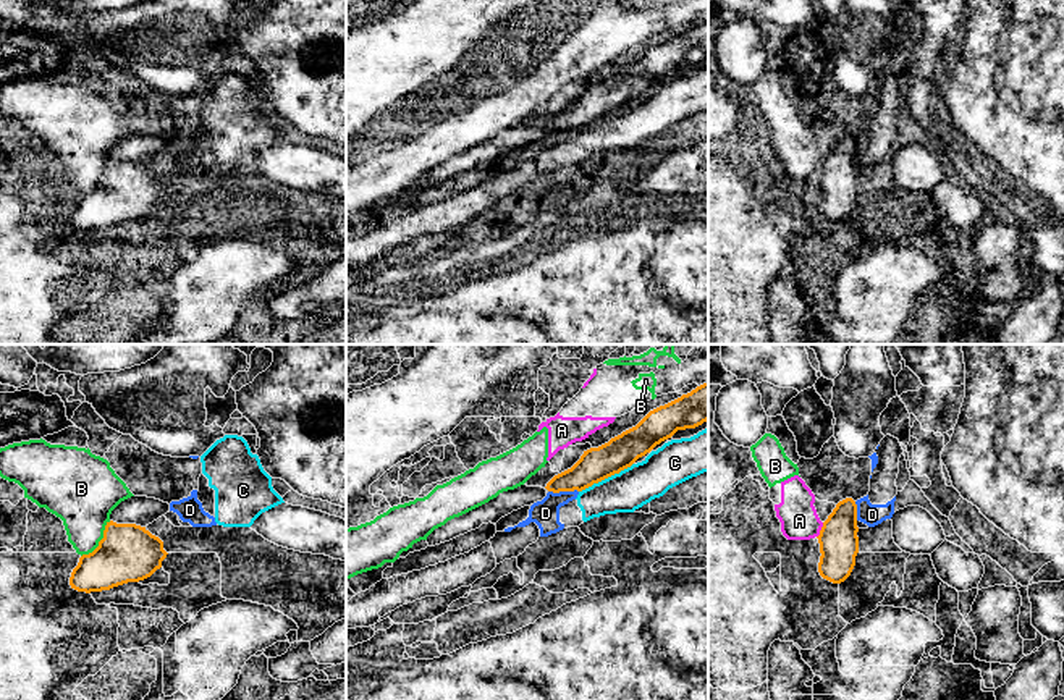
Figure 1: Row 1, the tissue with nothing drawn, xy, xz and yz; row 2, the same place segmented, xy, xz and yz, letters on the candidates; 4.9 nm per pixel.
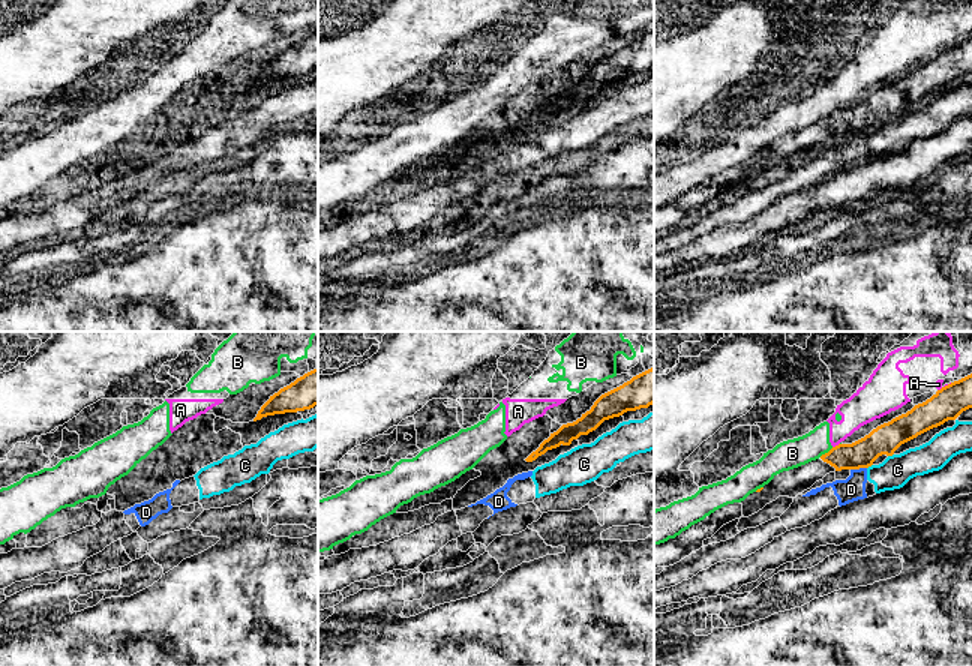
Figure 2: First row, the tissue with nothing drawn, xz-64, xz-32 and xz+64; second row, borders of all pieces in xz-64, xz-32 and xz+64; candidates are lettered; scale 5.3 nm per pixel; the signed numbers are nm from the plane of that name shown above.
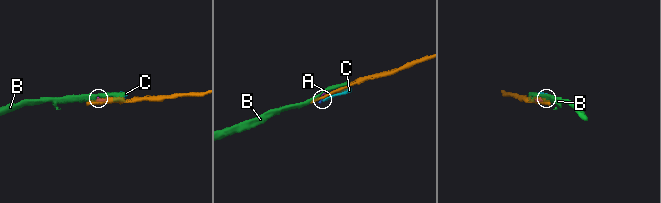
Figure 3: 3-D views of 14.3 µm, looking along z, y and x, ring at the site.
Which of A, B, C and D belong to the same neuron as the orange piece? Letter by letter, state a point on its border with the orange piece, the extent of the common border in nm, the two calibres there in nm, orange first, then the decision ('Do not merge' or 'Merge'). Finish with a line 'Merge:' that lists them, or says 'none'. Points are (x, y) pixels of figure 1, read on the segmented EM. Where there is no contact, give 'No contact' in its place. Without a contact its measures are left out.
A: Touches orange at yz (820, 531). Shared border 90 nm. Thickness 190 nm (orange) against 190 nm. Do not merge
B: Touches orange at xy (99, 542). Shared border 240 nm. Thickness 280 nm (orange) against 320 nm. Do not merge
C: Touches orange at xz (605, 477). Shared border 300 nm. Thickness 170 nm (orange) against 200 nm. Do not merge
D: Touches orange at xz (563, 490). Shared border 150 nm. Thickness 170 nm (orange) against 140 nm. Do not merge
Merge: none

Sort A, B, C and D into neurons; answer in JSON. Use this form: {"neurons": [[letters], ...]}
{"neurons": [["A", "B"], ["C", "D"]]}

